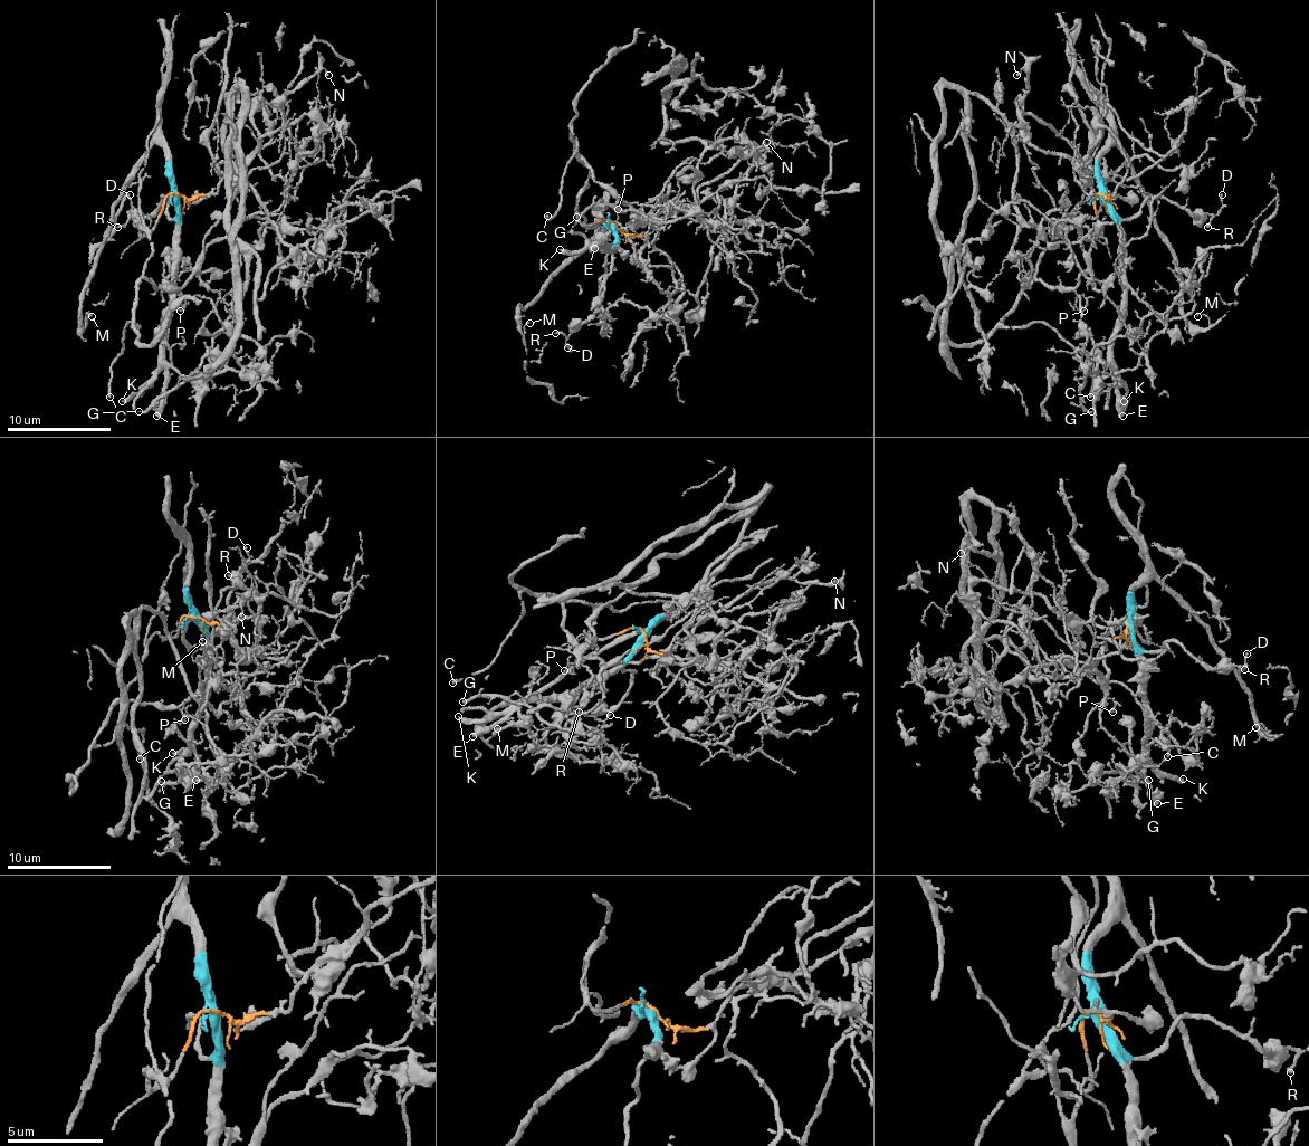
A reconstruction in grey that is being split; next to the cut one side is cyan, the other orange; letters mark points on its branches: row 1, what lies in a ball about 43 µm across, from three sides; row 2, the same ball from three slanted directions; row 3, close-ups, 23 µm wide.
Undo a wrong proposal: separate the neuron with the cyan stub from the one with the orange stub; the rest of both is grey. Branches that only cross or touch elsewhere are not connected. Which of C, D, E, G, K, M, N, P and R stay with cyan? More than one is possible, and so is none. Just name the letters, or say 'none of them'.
D, E, G, K, M, R

